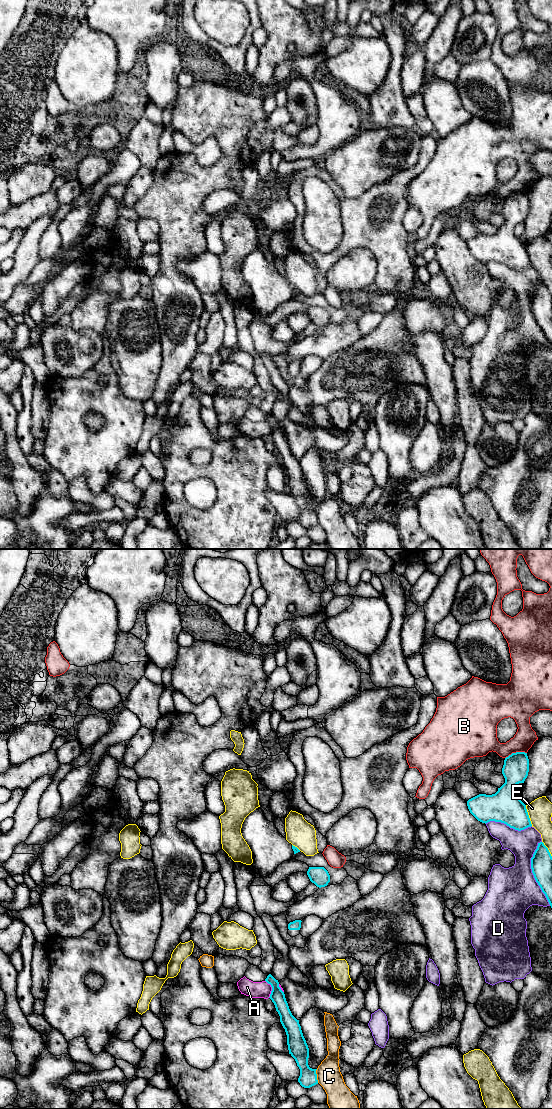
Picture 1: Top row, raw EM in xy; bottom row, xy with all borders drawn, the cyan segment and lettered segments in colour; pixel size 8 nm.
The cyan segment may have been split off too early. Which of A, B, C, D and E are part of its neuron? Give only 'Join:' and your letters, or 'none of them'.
Join: none of them

